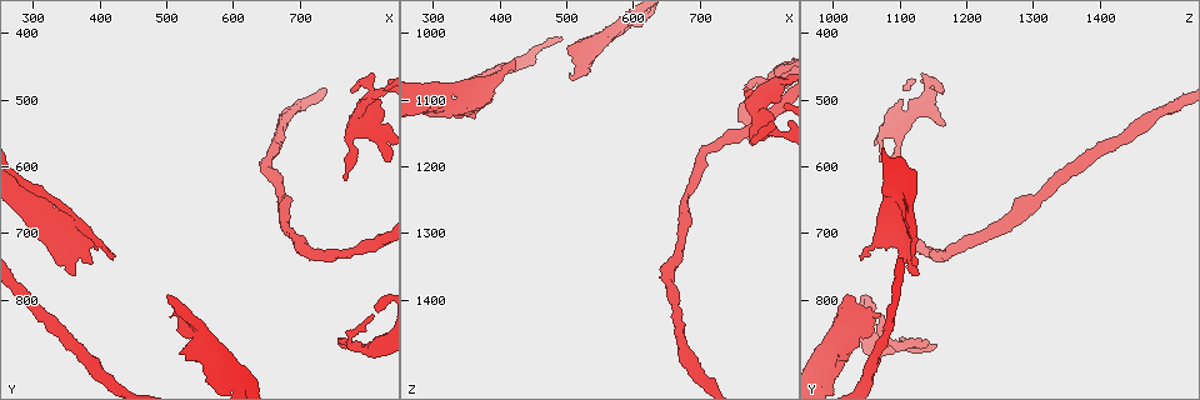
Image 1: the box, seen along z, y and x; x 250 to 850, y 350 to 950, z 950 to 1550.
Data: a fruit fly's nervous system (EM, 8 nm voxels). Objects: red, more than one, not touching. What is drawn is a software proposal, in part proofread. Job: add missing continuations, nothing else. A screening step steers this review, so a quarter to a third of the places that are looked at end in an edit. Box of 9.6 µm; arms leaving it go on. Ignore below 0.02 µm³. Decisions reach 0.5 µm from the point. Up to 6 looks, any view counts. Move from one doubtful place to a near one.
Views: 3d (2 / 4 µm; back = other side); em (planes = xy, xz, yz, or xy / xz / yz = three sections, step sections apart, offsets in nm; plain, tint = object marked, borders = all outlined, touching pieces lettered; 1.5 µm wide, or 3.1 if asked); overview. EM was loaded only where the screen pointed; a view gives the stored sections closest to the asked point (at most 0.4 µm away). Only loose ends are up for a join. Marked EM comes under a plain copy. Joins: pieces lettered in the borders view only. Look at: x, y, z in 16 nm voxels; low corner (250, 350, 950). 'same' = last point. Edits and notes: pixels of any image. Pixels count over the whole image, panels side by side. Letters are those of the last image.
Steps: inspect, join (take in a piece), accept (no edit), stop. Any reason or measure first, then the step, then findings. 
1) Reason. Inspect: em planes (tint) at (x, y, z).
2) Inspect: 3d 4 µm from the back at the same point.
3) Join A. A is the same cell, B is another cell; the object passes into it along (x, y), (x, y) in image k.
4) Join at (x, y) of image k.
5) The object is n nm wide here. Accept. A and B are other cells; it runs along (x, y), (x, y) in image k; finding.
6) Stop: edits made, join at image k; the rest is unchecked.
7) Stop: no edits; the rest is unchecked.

An open end. Inspect: em planes (tint) at (780, 485, 1160).

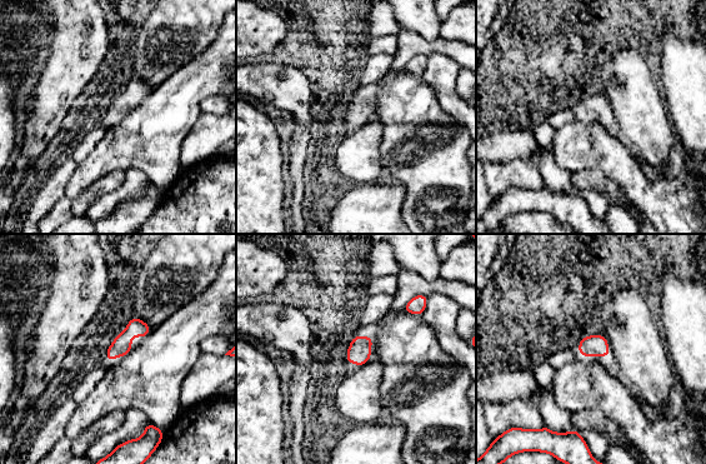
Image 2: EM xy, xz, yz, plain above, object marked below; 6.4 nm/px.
What lies round it. Inspect: em planes (borders) at the same point.

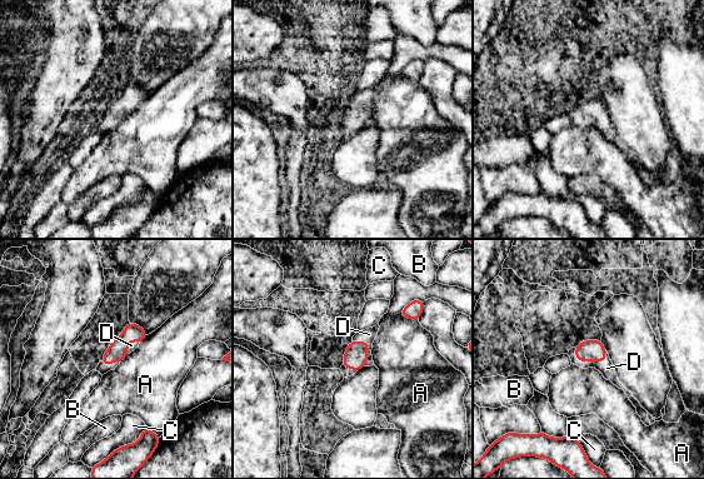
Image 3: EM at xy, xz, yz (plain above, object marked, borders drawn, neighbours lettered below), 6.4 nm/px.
The longest contact is with D, 240 nm. Join D. D is the same cell, A, B and C are other cells; the object passes into it along (589, 350), (587, 360), (607, 368) in image 3; the neuron continues.

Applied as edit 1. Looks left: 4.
Inspect: overview.

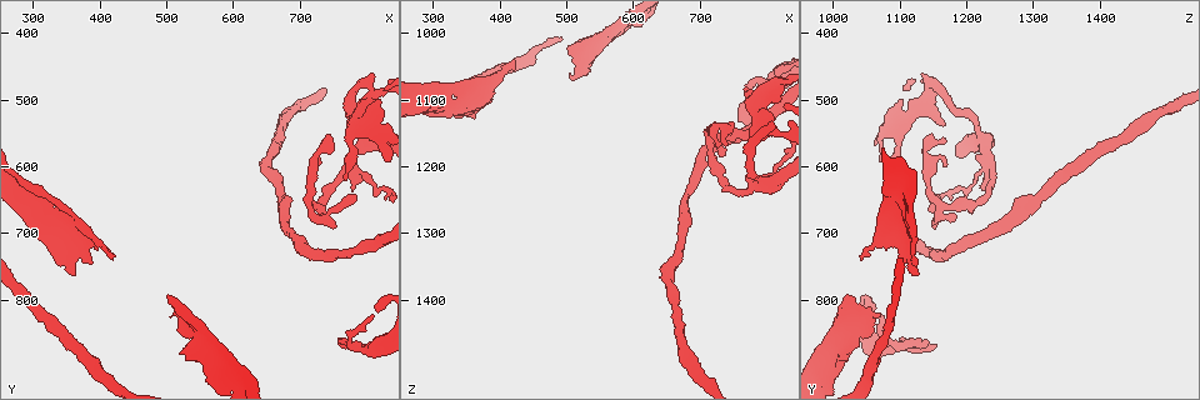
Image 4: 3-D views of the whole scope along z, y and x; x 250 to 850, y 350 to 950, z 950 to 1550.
Branch stops here. Inspect: em planes (borders) at (770, 620, 1085).

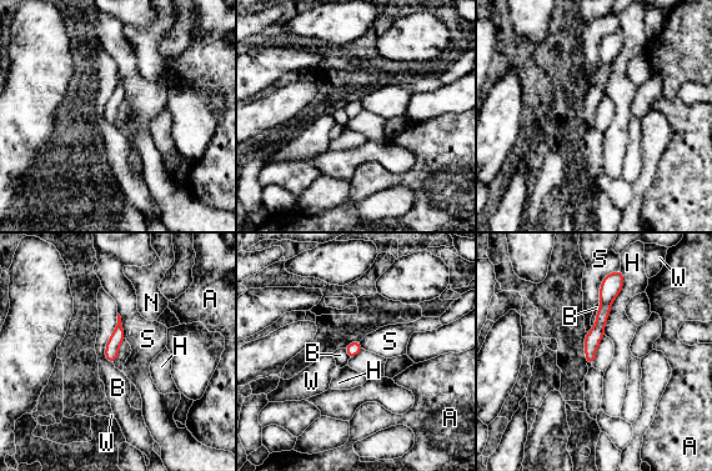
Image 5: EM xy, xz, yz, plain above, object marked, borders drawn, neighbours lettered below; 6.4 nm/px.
The object is 90 nm wide here. Accept. A, B, H, N, S and W are other cells; it runs along (615, 290), (606, 299), (588, 360) in image 5; no lettered piece goes on from it.

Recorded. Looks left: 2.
Stop: edits made, join at image 3; the rest is unchecked.

